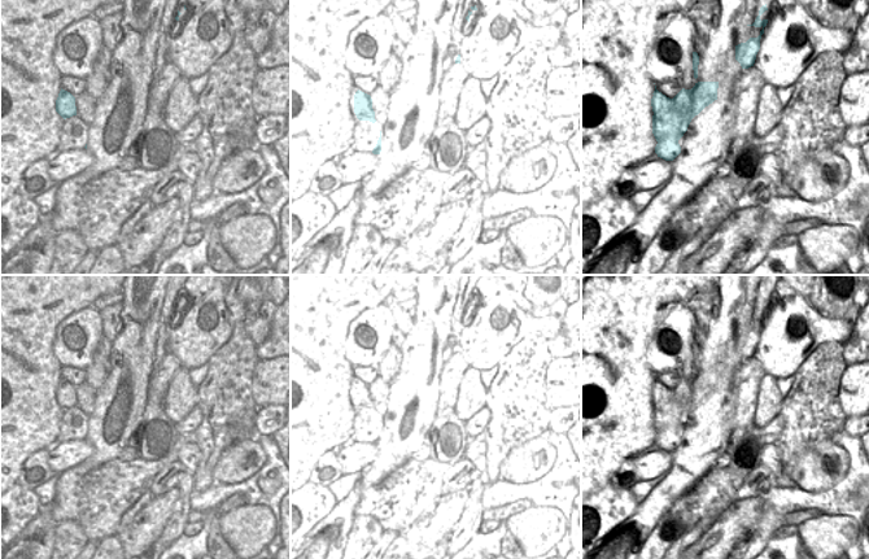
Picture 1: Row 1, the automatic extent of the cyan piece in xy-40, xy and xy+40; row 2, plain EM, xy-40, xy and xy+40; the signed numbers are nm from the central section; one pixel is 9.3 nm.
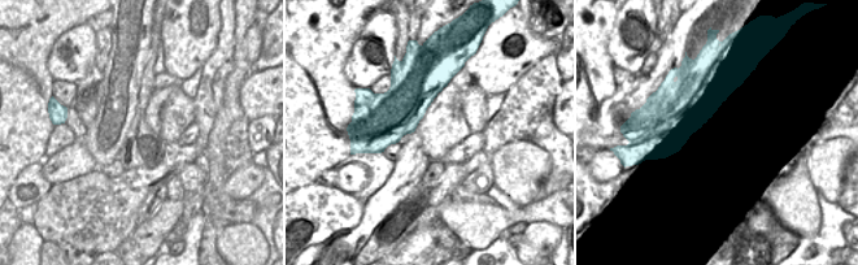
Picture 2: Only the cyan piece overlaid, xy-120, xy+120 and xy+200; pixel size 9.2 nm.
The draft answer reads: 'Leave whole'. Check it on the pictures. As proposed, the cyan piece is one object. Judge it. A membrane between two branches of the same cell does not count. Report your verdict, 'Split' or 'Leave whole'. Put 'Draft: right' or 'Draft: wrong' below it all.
Split
Draft: wrong

